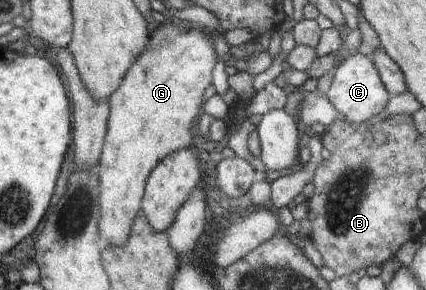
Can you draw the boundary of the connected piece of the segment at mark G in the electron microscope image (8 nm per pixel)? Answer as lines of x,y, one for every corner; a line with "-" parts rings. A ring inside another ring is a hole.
164,21
155,25
146,50
128,68
118,90
109,96
112,126
107,127
106,145
103,147
104,160
100,160
100,180
104,180
104,238
108,242
126,242
126,236
130,235
134,220
140,213
145,184
152,169
167,154
188,149
190,142
193,142
190,136
192,120
200,112
202,92
210,86
212,70
216,64
214,36
222,35
225,38
225,33
221,26
212,30
198,21

